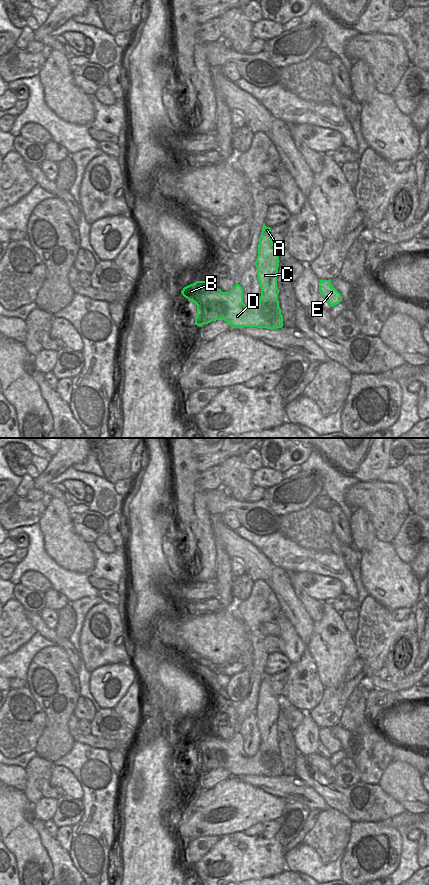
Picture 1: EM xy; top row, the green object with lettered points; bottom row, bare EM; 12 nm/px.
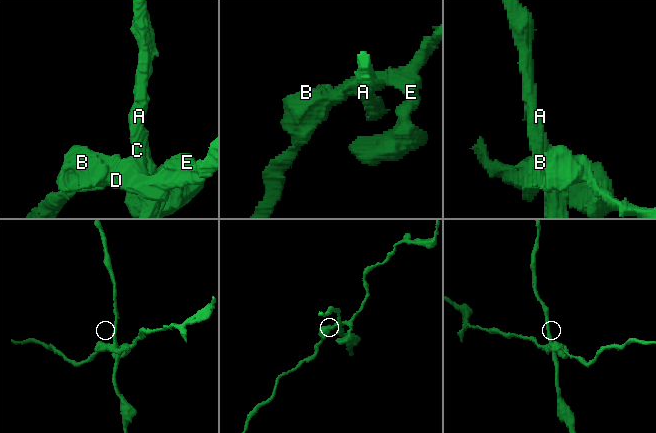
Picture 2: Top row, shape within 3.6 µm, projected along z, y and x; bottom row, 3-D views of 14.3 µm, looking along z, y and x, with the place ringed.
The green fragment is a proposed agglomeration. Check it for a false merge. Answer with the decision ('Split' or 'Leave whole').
Split.

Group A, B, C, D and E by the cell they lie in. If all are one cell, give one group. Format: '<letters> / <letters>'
A C / B D E

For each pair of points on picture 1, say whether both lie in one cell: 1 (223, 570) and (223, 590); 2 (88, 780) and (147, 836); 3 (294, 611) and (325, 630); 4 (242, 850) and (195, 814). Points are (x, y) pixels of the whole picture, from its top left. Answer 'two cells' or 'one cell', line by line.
1: one cell
2: two cells
3: two cells
4: two cells

